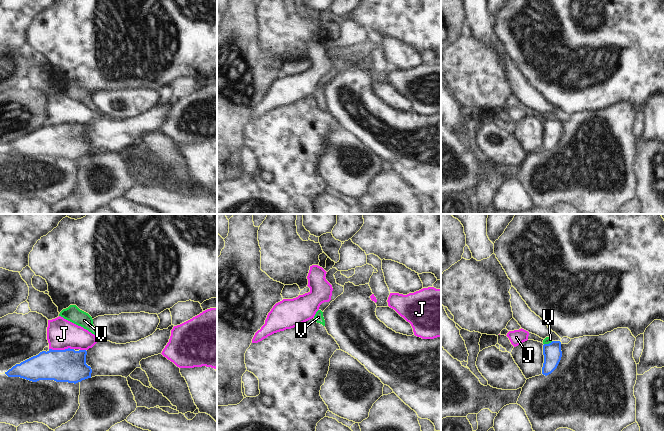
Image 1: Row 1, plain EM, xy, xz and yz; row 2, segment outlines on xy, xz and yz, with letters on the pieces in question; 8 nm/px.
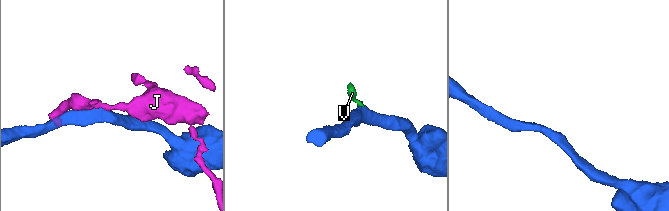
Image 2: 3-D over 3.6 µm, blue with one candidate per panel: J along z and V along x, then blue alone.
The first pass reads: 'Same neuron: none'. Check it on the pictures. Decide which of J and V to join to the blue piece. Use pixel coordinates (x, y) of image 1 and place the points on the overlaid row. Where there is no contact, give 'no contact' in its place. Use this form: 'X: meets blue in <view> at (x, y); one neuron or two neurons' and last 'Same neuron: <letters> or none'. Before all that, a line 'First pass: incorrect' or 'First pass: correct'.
First pass: correct
J: meets blue in xy at (61, 350); two neurons
V: meets blue in yz at (549, 343); two neurons
Same neuron: none

